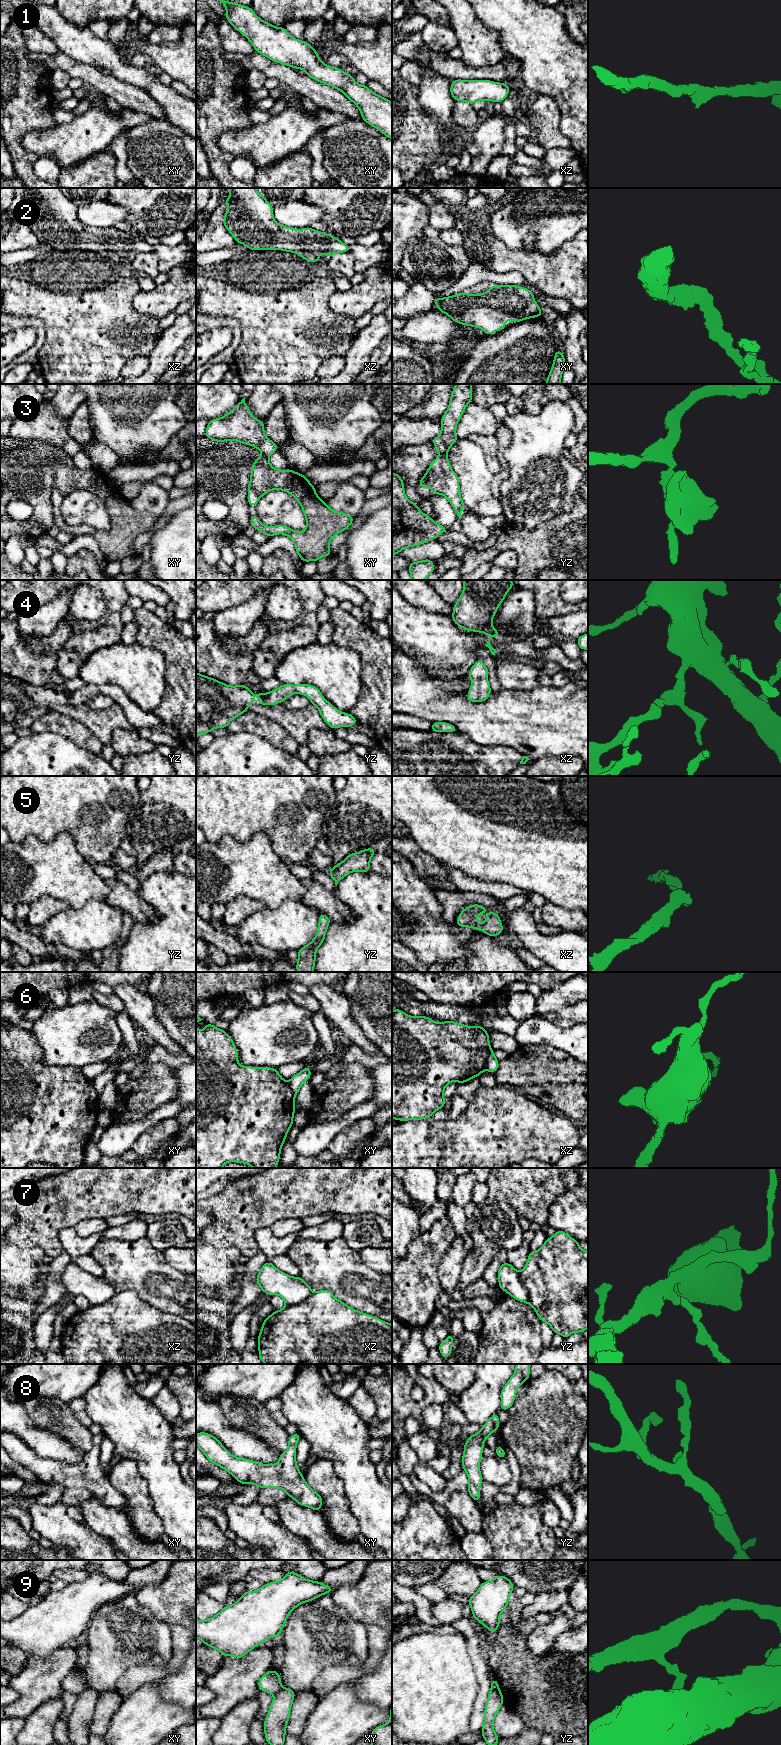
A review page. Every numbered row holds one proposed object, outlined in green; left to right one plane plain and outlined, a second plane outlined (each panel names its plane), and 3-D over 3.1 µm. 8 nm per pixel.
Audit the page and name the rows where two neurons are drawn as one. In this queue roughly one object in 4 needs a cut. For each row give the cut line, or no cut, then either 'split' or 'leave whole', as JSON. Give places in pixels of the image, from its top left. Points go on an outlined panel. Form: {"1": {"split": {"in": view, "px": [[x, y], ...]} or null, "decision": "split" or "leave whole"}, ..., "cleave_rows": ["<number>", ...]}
{"1": {"split": null, "decision": "leave whole"}, "2": {"split": null, "decision": "leave whole"}, "3": {"split": {"in": "yz", "px": [[439, 454], [445, 456]]}, "decision": "split"}, "4": {"split": null, "decision": "leave whole"}, "5": {"split": null, "decision": "leave whole"}, "6": {"split": {"in": "xz", "px": [[491, 1049], [484, 1069]]}, "decision": "split"}, "7": {"split": {"in": "yz", "px": [[518, 1272], [520, 1282], [525, 1288], [531, 1304]]}, "decision": "split"}, "8": {"split": null, "decision": "leave whole"}, "9": {"split": {"in": "yz", "px": [[491, 1688], [498, 1689]]}, "decision": "split"}, "cleave_rows": ["3", "6", "7", "9"]}

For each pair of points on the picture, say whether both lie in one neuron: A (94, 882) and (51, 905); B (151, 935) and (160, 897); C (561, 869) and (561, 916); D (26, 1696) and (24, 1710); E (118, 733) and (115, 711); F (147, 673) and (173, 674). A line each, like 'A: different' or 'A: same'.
A: different
B: same
C: different
D: same
E: different
F: different

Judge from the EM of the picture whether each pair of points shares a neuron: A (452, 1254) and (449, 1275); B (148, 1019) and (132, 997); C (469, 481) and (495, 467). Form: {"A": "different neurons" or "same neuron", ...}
{"A": "same neuron", "B": "same neuron", "C": "different neurons"}

